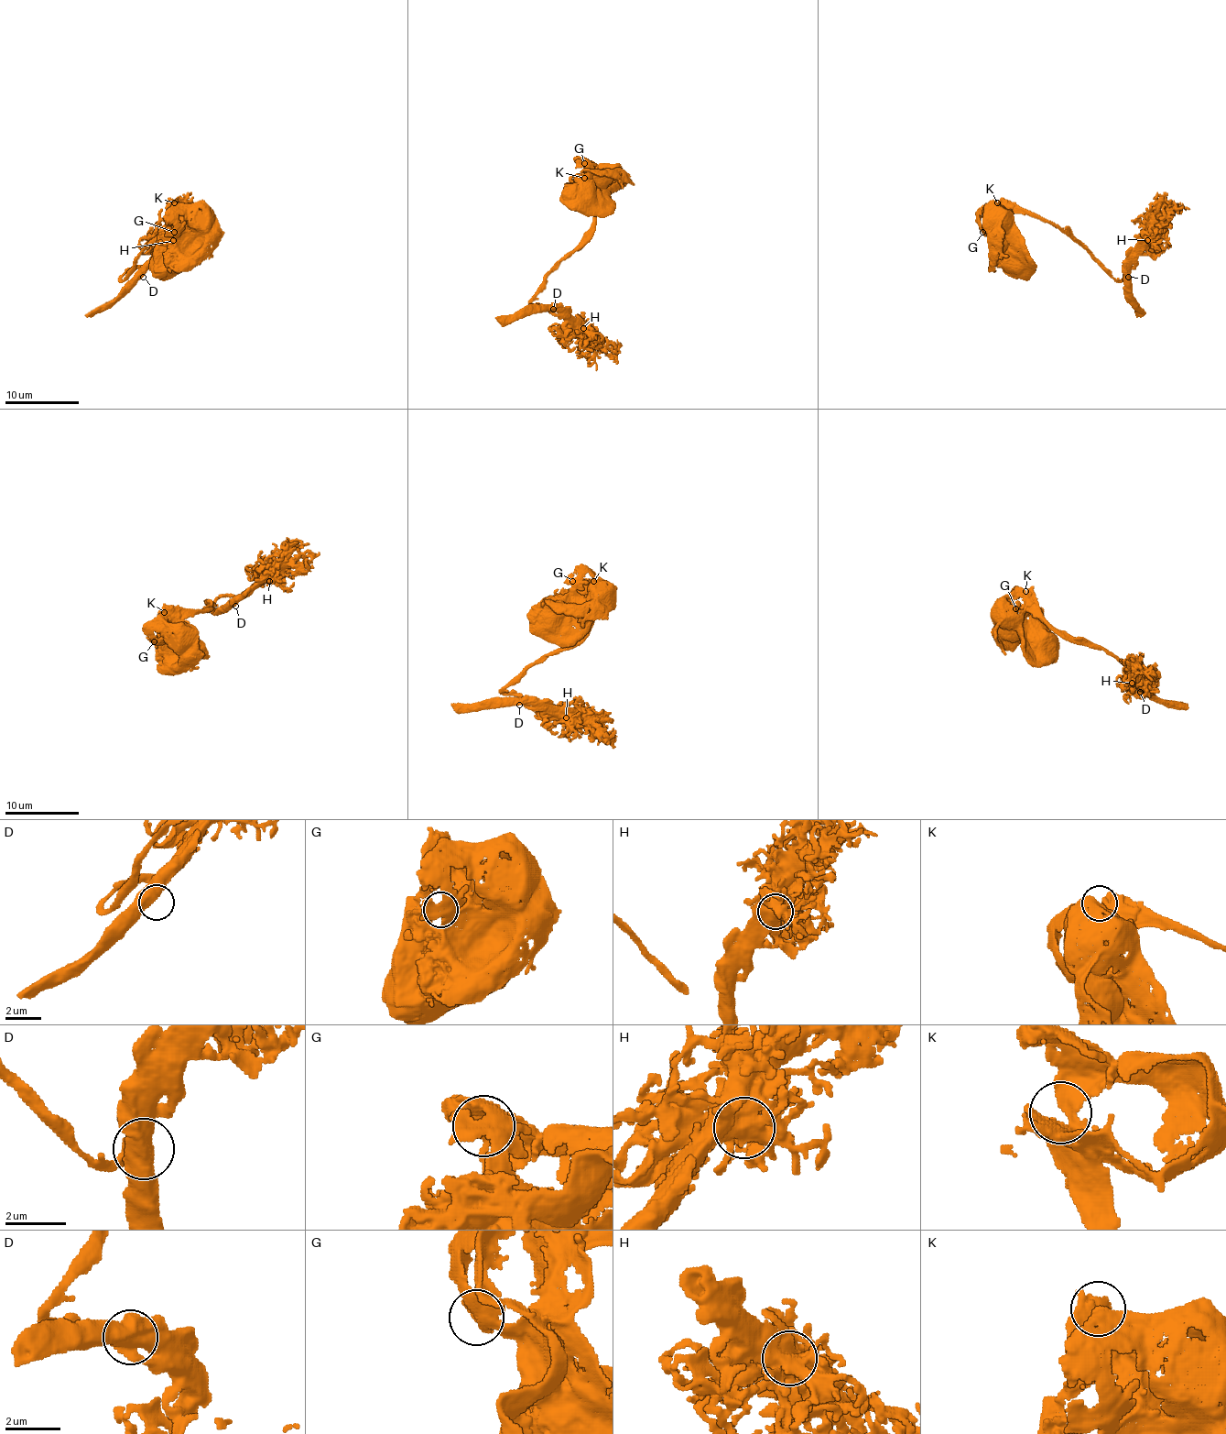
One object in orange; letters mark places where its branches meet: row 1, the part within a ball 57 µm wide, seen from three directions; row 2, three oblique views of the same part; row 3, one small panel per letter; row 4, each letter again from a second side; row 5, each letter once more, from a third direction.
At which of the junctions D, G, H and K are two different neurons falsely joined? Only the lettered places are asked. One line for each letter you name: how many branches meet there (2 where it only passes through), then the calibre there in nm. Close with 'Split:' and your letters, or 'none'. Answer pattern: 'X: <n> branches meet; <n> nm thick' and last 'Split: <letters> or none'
Split: none

